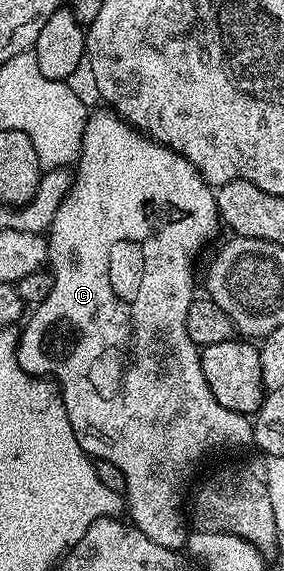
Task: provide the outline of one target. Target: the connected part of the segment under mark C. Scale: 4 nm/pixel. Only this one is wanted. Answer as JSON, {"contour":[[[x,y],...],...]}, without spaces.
{"contour":[[[101,107],[98,113],[90,112],[83,131],[81,157],[75,166],[69,194],[59,205],[59,211],[55,211],[55,219],[47,230],[47,265],[53,275],[51,295],[47,295],[47,299],[43,299],[43,303],[28,314],[29,322],[27,317],[25,330],[20,330],[17,343],[17,361],[21,369],[33,377],[52,379],[61,390],[61,398],[67,407],[67,419],[71,419],[71,431],[75,431],[79,447],[83,447],[83,451],[97,461],[115,463],[115,467],[123,471],[123,479],[127,479],[124,496],[127,498],[128,520],[139,531],[143,531],[143,535],[147,535],[151,543],[159,543],[159,547],[178,551],[184,550],[187,545],[187,528],[185,529],[185,521],[181,518],[180,505],[185,501],[185,484],[192,479],[197,464],[216,449],[241,449],[244,445],[253,445],[252,420],[246,414],[223,407],[223,403],[219,403],[219,399],[211,395],[207,375],[203,375],[199,346],[191,343],[191,335],[187,335],[187,307],[191,307],[195,296],[193,264],[196,263],[201,248],[216,235],[217,229],[219,230],[219,218],[214,186],[201,178],[201,173],[186,157],[179,155],[174,149],[168,149],[166,145],[152,141],[108,108]]]}

